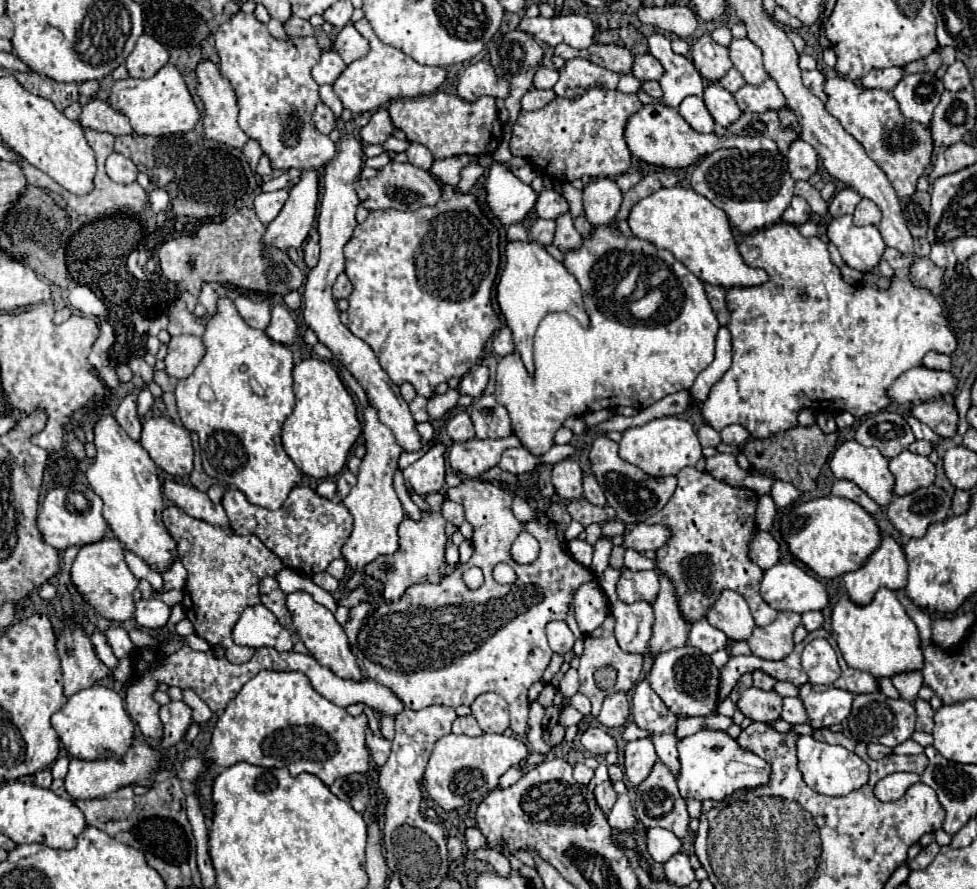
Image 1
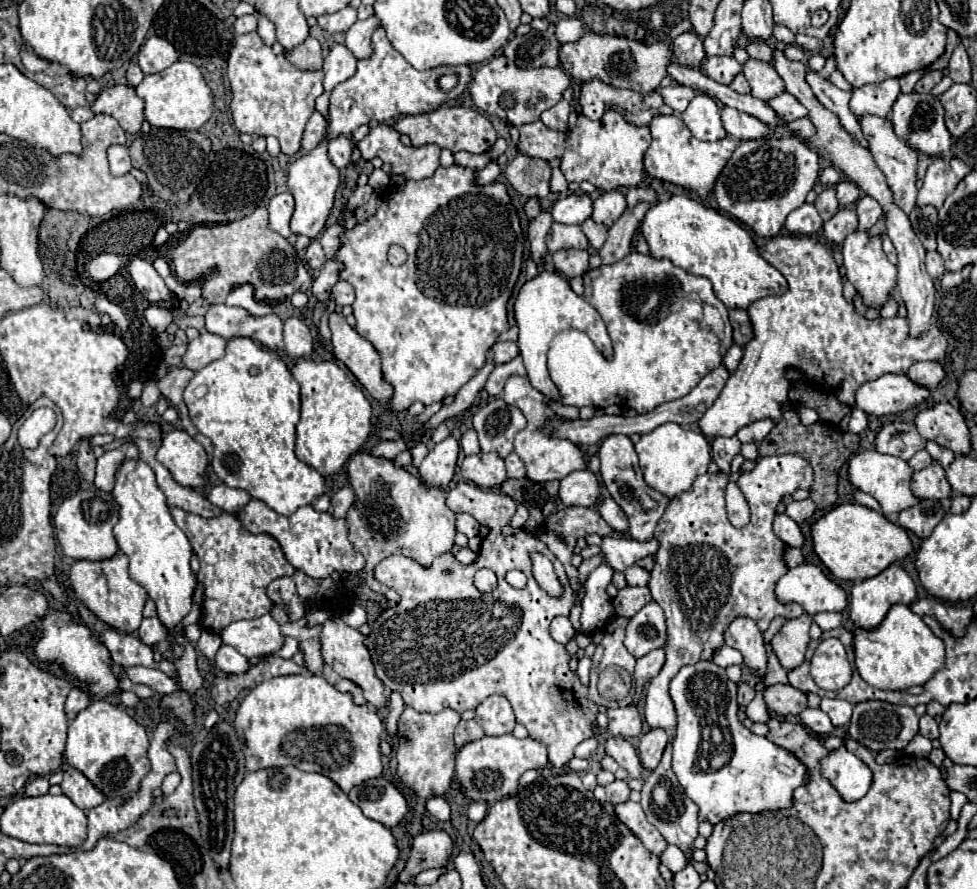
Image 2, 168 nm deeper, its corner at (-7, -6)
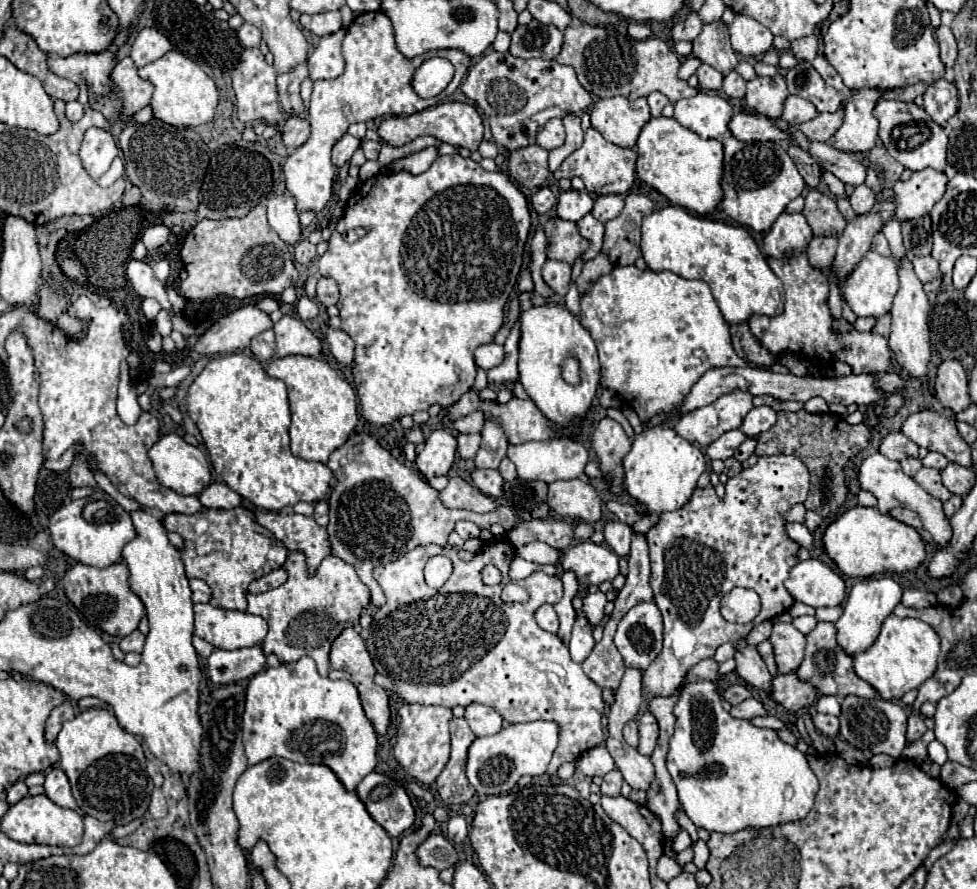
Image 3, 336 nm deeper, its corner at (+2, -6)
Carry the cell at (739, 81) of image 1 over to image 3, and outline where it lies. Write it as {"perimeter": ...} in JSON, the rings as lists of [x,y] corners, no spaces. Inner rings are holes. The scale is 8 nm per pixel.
{"perimeter":[[[732,71],[728,77],[724,77],[722,91],[732,99],[742,99],[746,93],[746,81],[736,71]]]}

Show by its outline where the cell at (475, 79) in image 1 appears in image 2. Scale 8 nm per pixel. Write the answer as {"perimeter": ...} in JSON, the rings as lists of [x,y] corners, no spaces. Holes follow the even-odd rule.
{"perimeter":[[[501,55],[501,57],[493,57],[487,65],[483,65],[475,73],[475,77],[469,85],[469,93],[471,93],[473,103],[481,111],[485,111],[489,115],[497,115],[499,119],[503,119],[511,125],[523,125],[523,123],[531,123],[531,121],[539,119],[541,111],[545,111],[547,107],[553,107],[569,85],[571,85],[571,81],[563,69],[539,67],[539,69],[523,71],[523,69],[515,67],[515,63],[511,63],[505,55]]]}

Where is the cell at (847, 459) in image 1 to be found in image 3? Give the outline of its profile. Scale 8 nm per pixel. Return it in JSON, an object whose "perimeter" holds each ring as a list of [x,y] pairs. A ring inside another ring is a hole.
{"perimeter":[[[874,453],[870,457],[864,459],[862,467],[860,467],[860,475],[858,475],[858,481],[862,485],[862,489],[874,493],[874,497],[878,499],[878,509],[882,513],[888,513],[890,509],[894,509],[894,505],[898,507],[908,507],[912,511],[916,511],[924,523],[924,529],[932,535],[932,541],[940,547],[948,545],[950,539],[952,539],[952,527],[950,527],[950,521],[948,517],[944,515],[942,511],[942,501],[932,497],[930,493],[926,493],[912,477],[908,477],[900,463],[898,461],[892,461],[892,459],[886,459],[882,453]]]}

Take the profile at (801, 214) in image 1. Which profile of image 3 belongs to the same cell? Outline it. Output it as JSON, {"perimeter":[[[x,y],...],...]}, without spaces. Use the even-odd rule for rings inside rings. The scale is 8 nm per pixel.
{"perimeter":[[[782,213],[768,235],[764,237],[762,251],[766,257],[784,259],[788,255],[800,255],[808,249],[808,243],[812,241],[812,231],[806,219],[802,219],[802,213]]]}

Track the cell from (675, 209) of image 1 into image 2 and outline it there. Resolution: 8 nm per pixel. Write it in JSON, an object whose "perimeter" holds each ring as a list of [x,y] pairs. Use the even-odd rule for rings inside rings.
{"perimeter":[[[675,195],[651,207],[641,223],[641,233],[649,243],[653,257],[669,259],[691,275],[707,277],[713,283],[715,295],[727,307],[747,309],[761,297],[783,295],[787,291],[785,277],[759,257],[749,231],[731,217],[725,217],[717,209],[705,207],[701,201],[687,195]]]}

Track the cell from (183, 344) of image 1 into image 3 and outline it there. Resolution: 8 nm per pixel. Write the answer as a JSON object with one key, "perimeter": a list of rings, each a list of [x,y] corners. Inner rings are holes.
{"perimeter":[[[254,303],[244,305],[226,317],[220,317],[202,337],[198,337],[196,351],[200,355],[236,353],[250,345],[250,339],[258,333],[272,329],[268,313],[258,309]]]}

